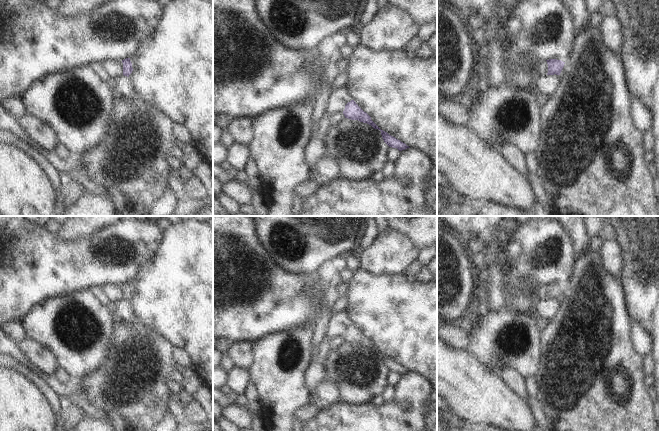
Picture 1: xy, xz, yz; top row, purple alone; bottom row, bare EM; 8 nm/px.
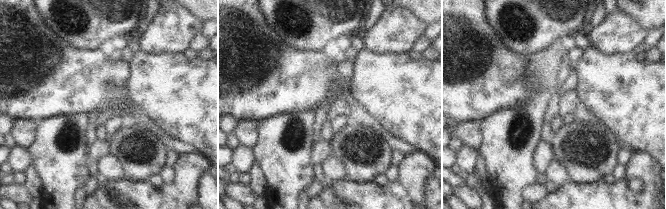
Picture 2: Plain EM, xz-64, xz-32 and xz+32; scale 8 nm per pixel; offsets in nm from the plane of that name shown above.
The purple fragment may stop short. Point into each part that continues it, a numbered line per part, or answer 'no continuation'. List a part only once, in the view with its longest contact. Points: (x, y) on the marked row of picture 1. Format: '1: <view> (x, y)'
1: xy (114, 68)

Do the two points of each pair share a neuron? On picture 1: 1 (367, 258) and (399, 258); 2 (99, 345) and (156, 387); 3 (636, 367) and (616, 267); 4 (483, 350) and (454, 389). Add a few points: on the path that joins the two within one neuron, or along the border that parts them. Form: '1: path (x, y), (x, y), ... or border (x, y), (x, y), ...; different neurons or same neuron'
1: path (375, 258), (391, 258); same neuron
2: border (113, 328), (107, 357), (94, 371); different neurons
3: border (602, 260), (604, 269), (620, 279); different neurons
4: border (465, 349), (496, 372); different neurons

